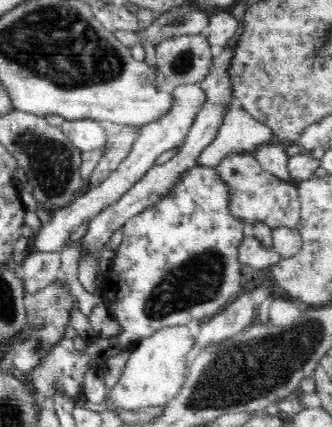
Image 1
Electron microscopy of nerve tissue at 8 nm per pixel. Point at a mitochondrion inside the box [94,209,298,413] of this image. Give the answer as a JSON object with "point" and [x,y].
{"point":[200,281]}

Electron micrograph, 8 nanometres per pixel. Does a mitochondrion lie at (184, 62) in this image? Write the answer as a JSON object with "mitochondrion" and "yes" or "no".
{"mitochondrion":"yes"}

